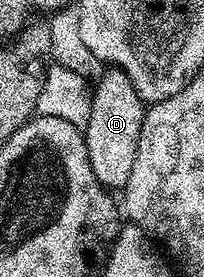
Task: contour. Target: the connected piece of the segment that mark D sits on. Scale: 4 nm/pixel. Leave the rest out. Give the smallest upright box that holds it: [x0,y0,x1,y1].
[84,70,147,192]

